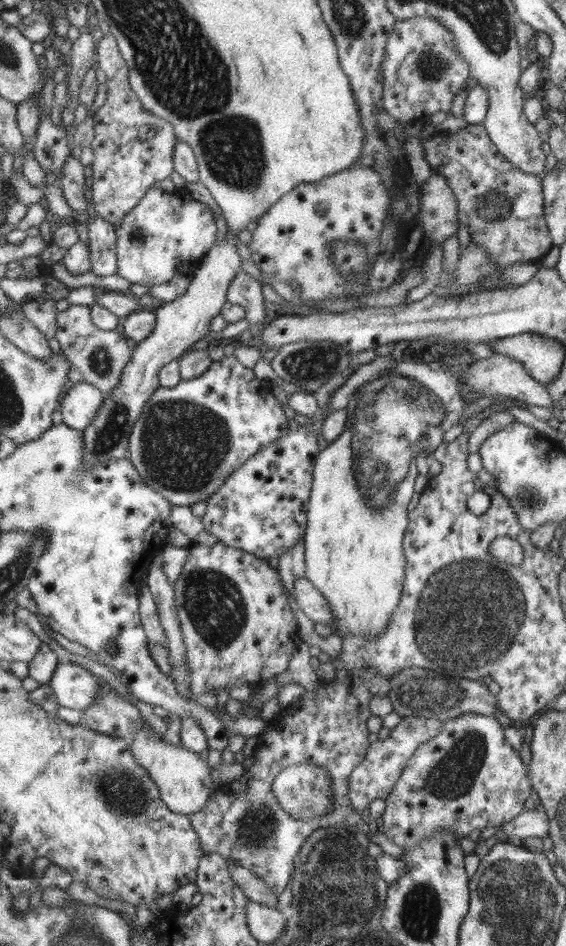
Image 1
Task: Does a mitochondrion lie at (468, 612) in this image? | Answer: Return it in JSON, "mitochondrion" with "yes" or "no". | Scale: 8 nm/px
{"mitochondrion":"yes"}

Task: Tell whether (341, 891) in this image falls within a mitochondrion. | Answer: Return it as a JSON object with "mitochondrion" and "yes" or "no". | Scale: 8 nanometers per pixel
{"mitochondrion":"yes"}

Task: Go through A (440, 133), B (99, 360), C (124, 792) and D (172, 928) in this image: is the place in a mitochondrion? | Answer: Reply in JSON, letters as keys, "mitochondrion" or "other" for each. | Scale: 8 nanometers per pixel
{"A":"other","B":"mitochondrion","C":"mitochondrion","D":"other"}

